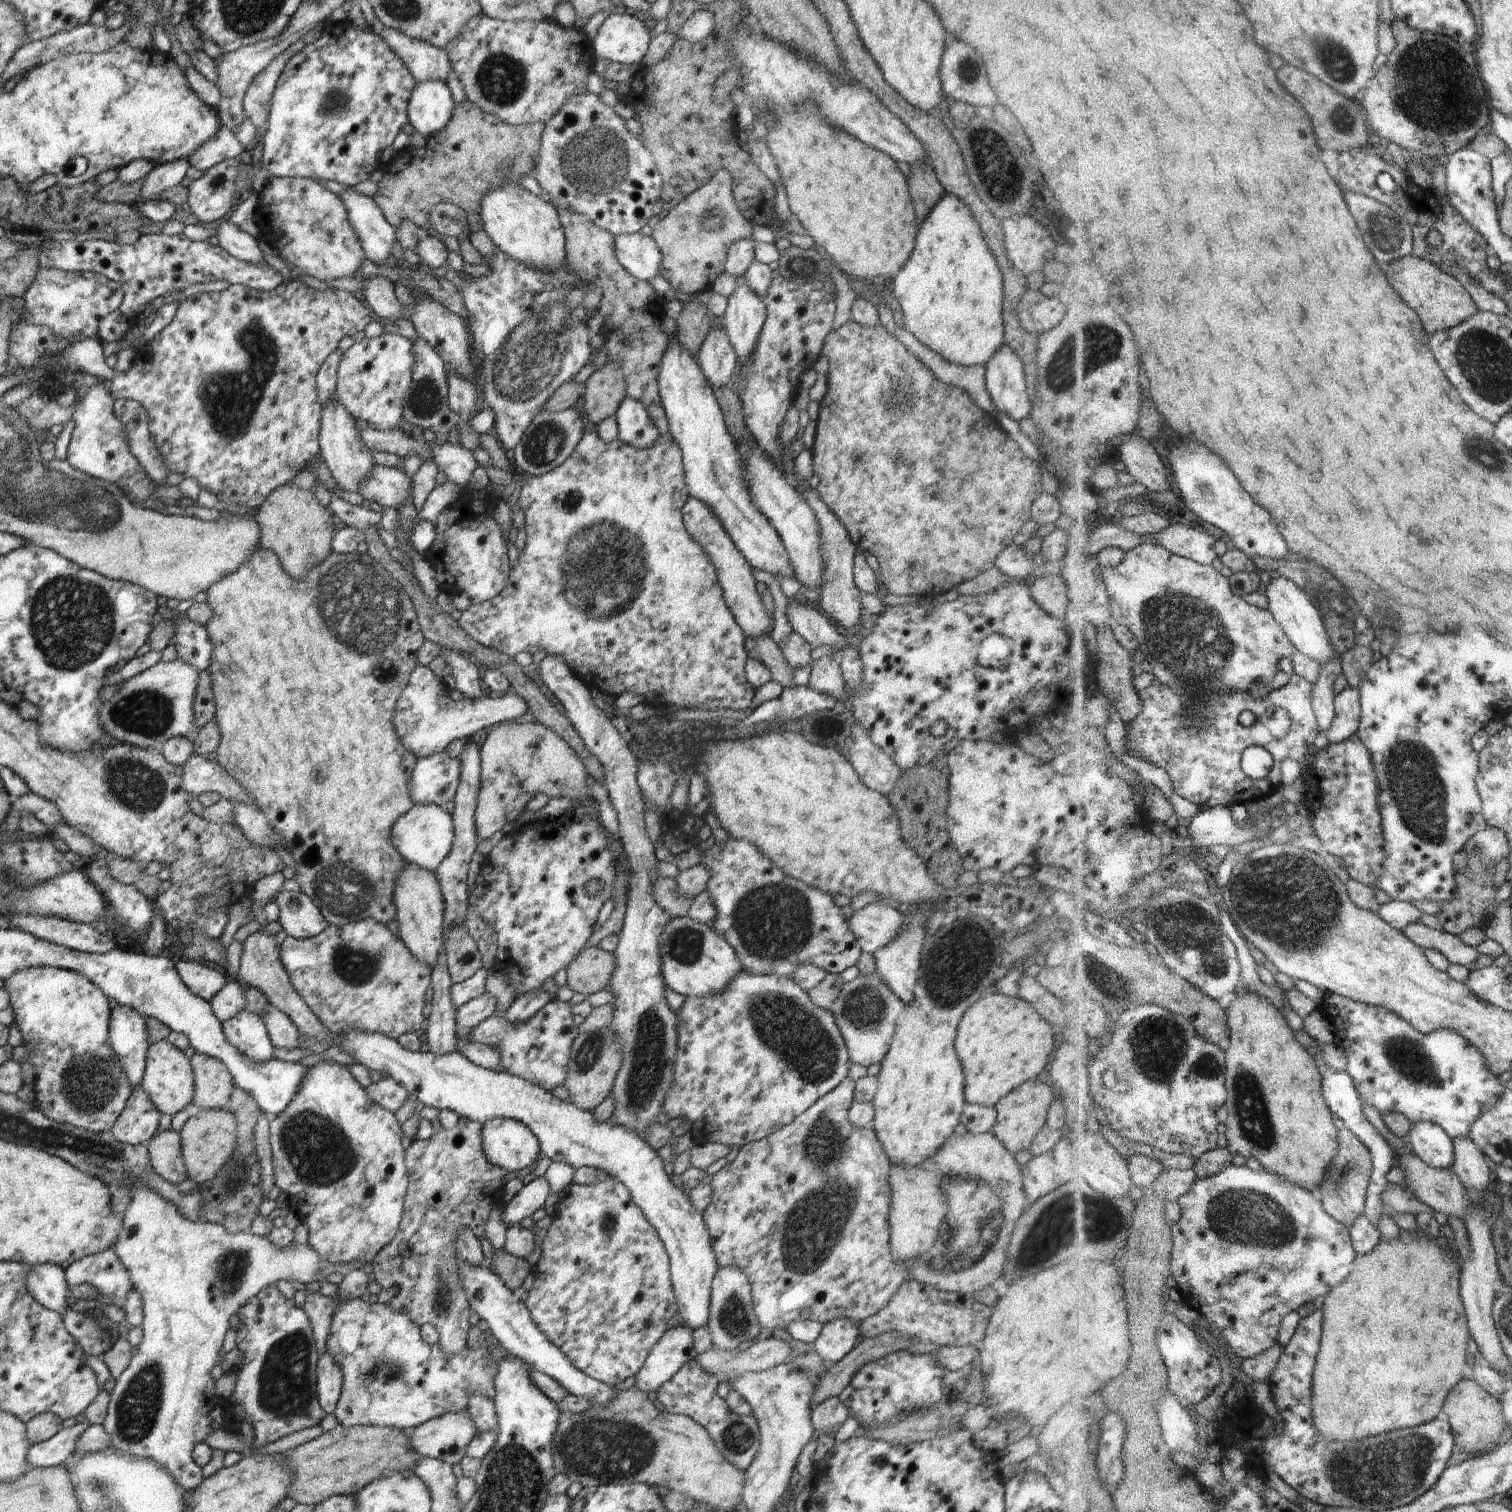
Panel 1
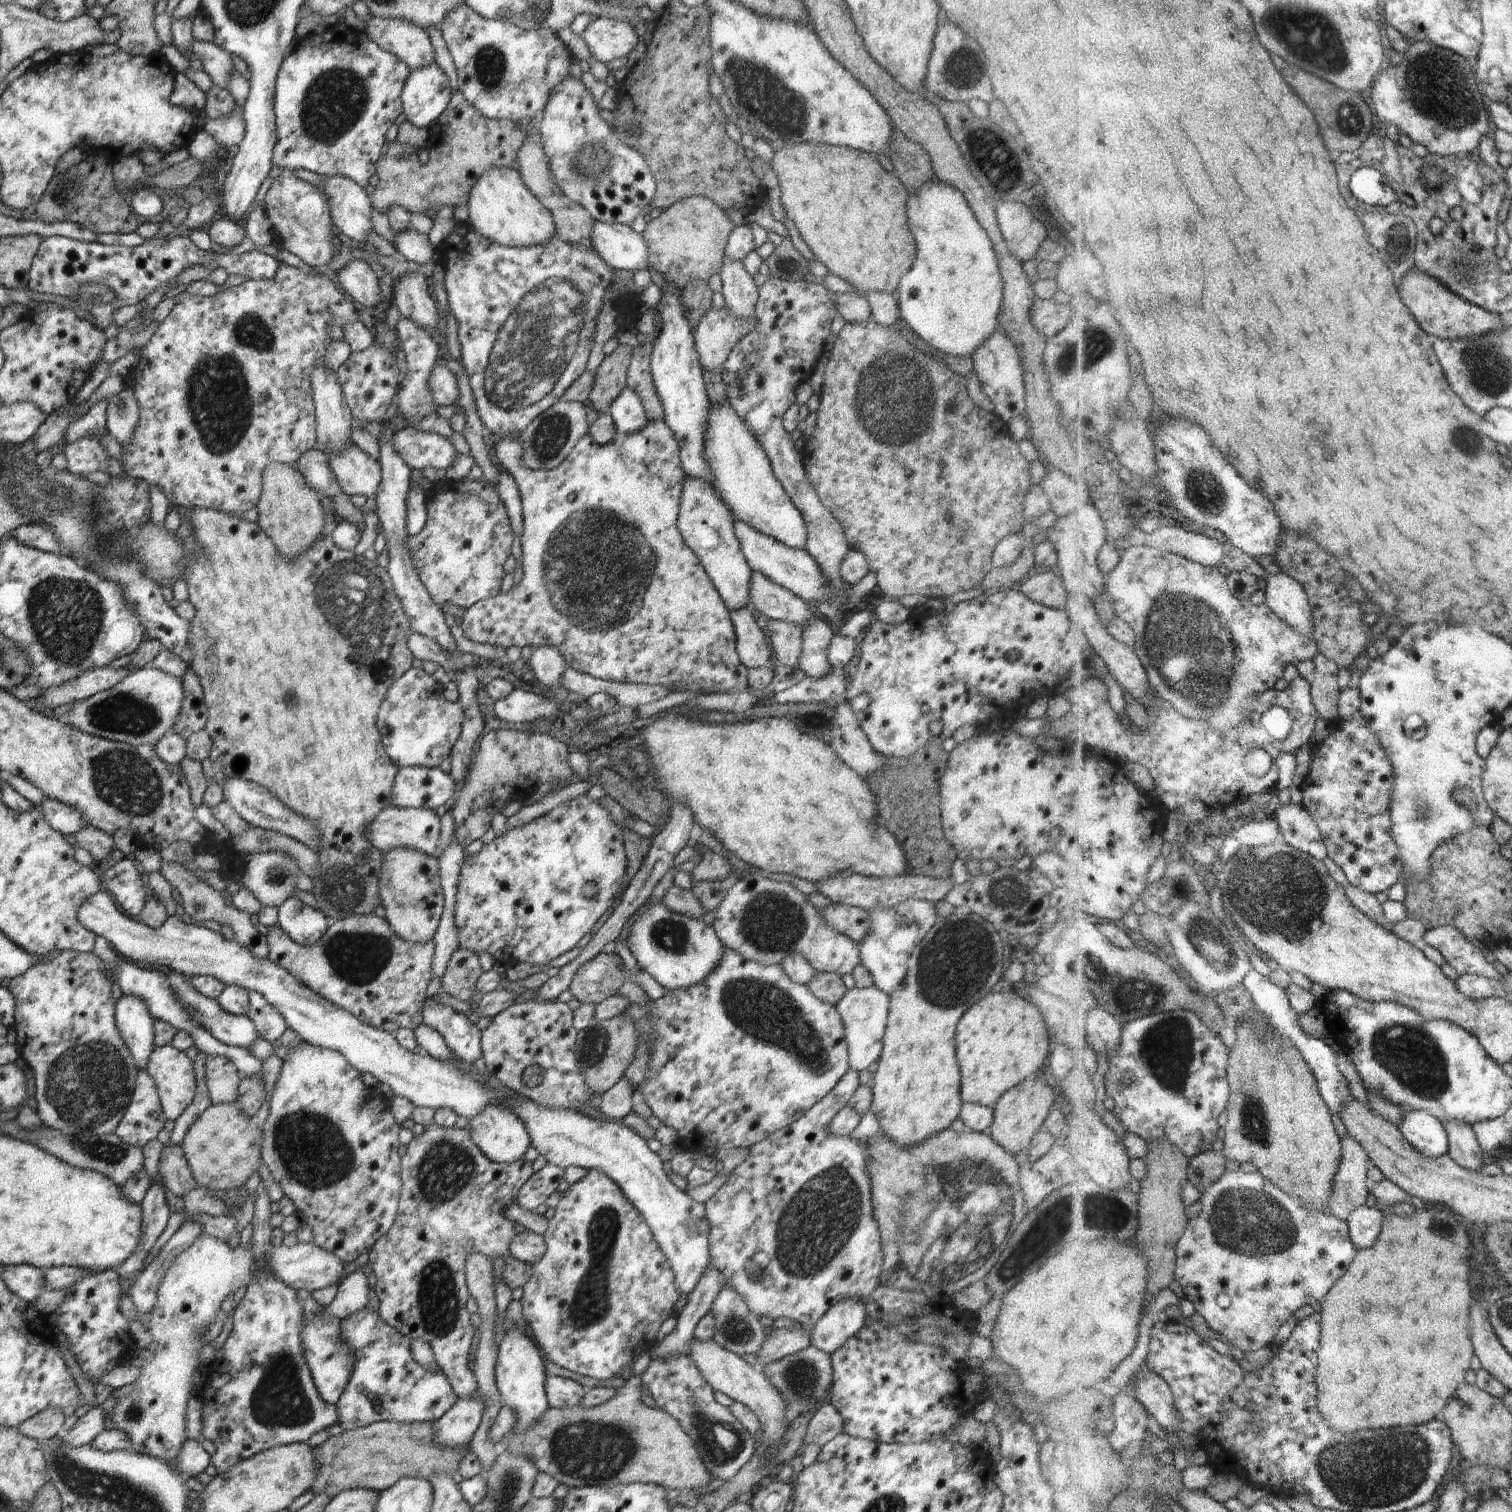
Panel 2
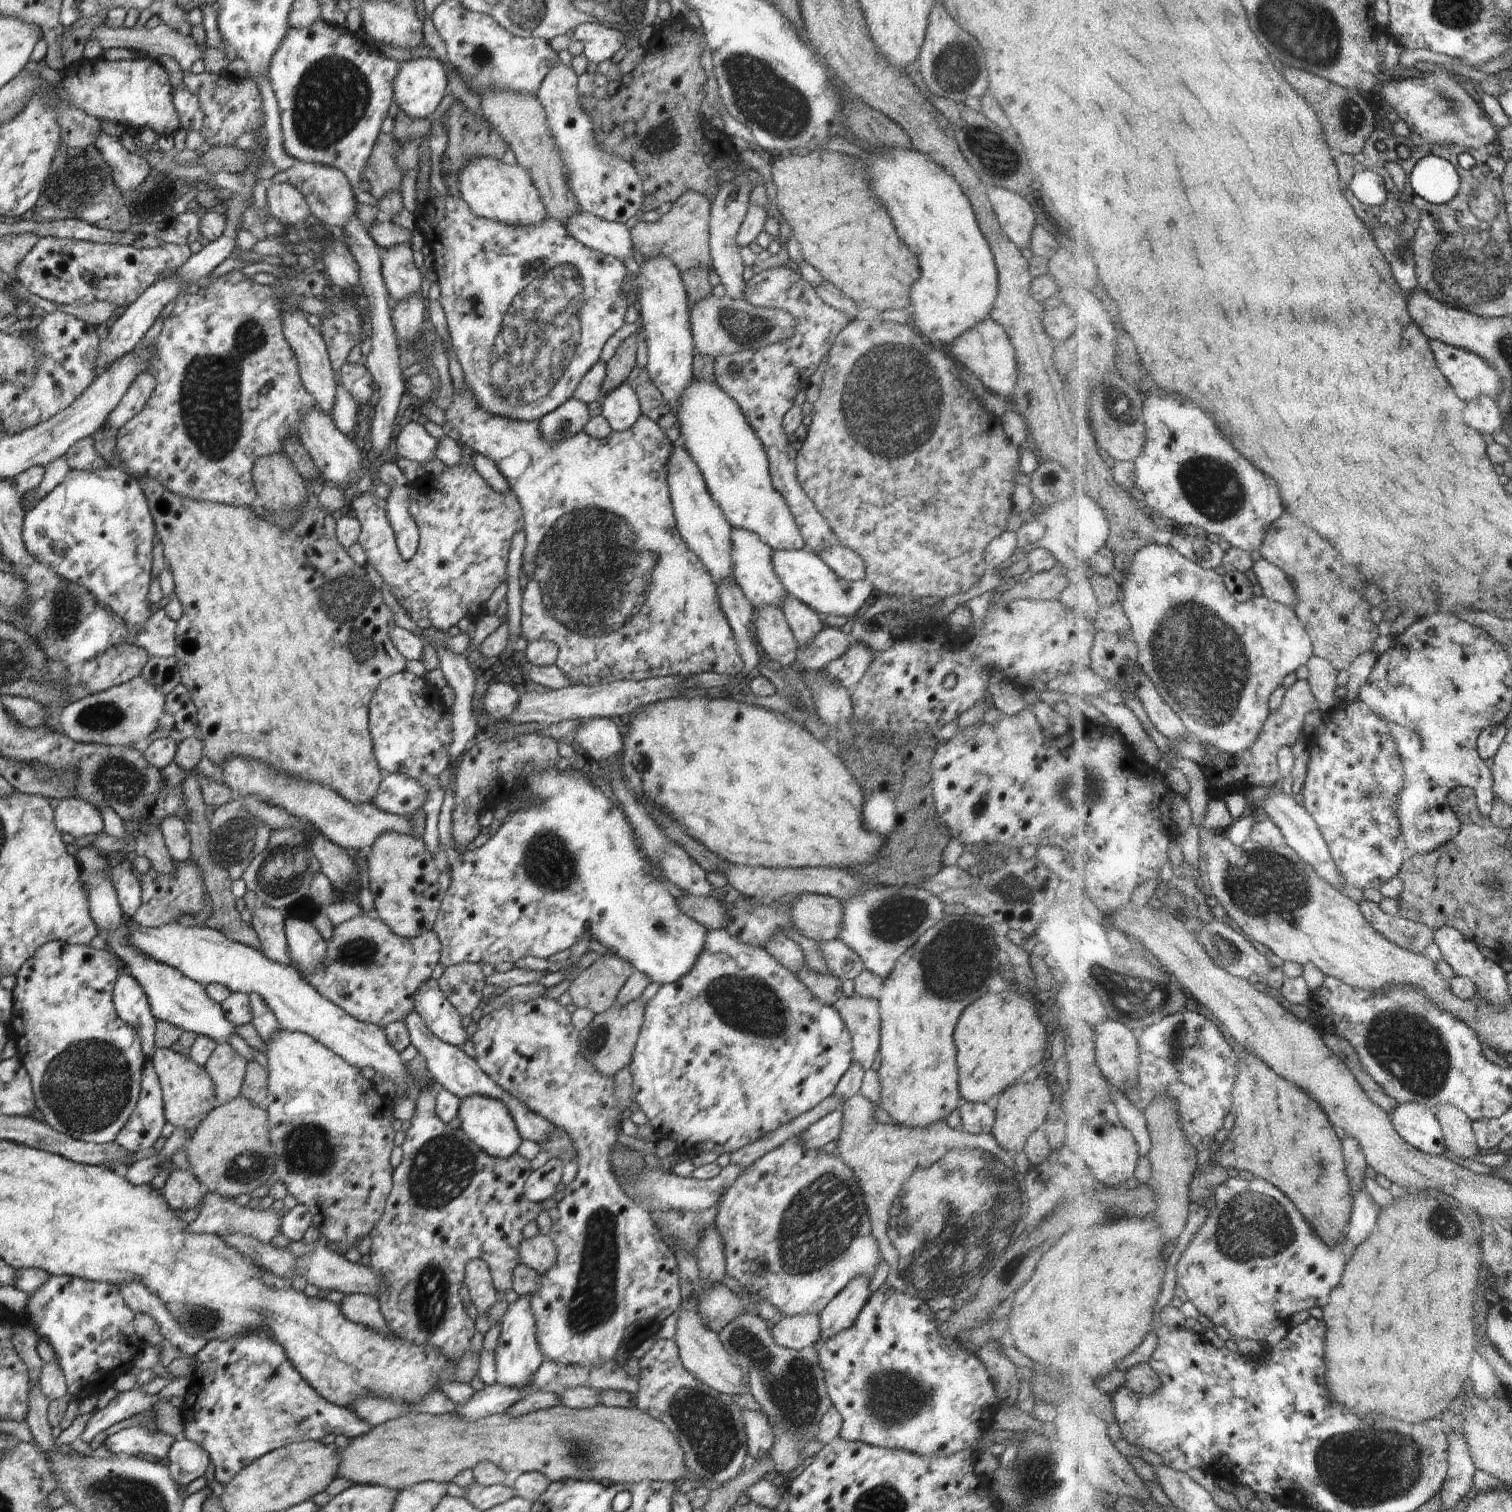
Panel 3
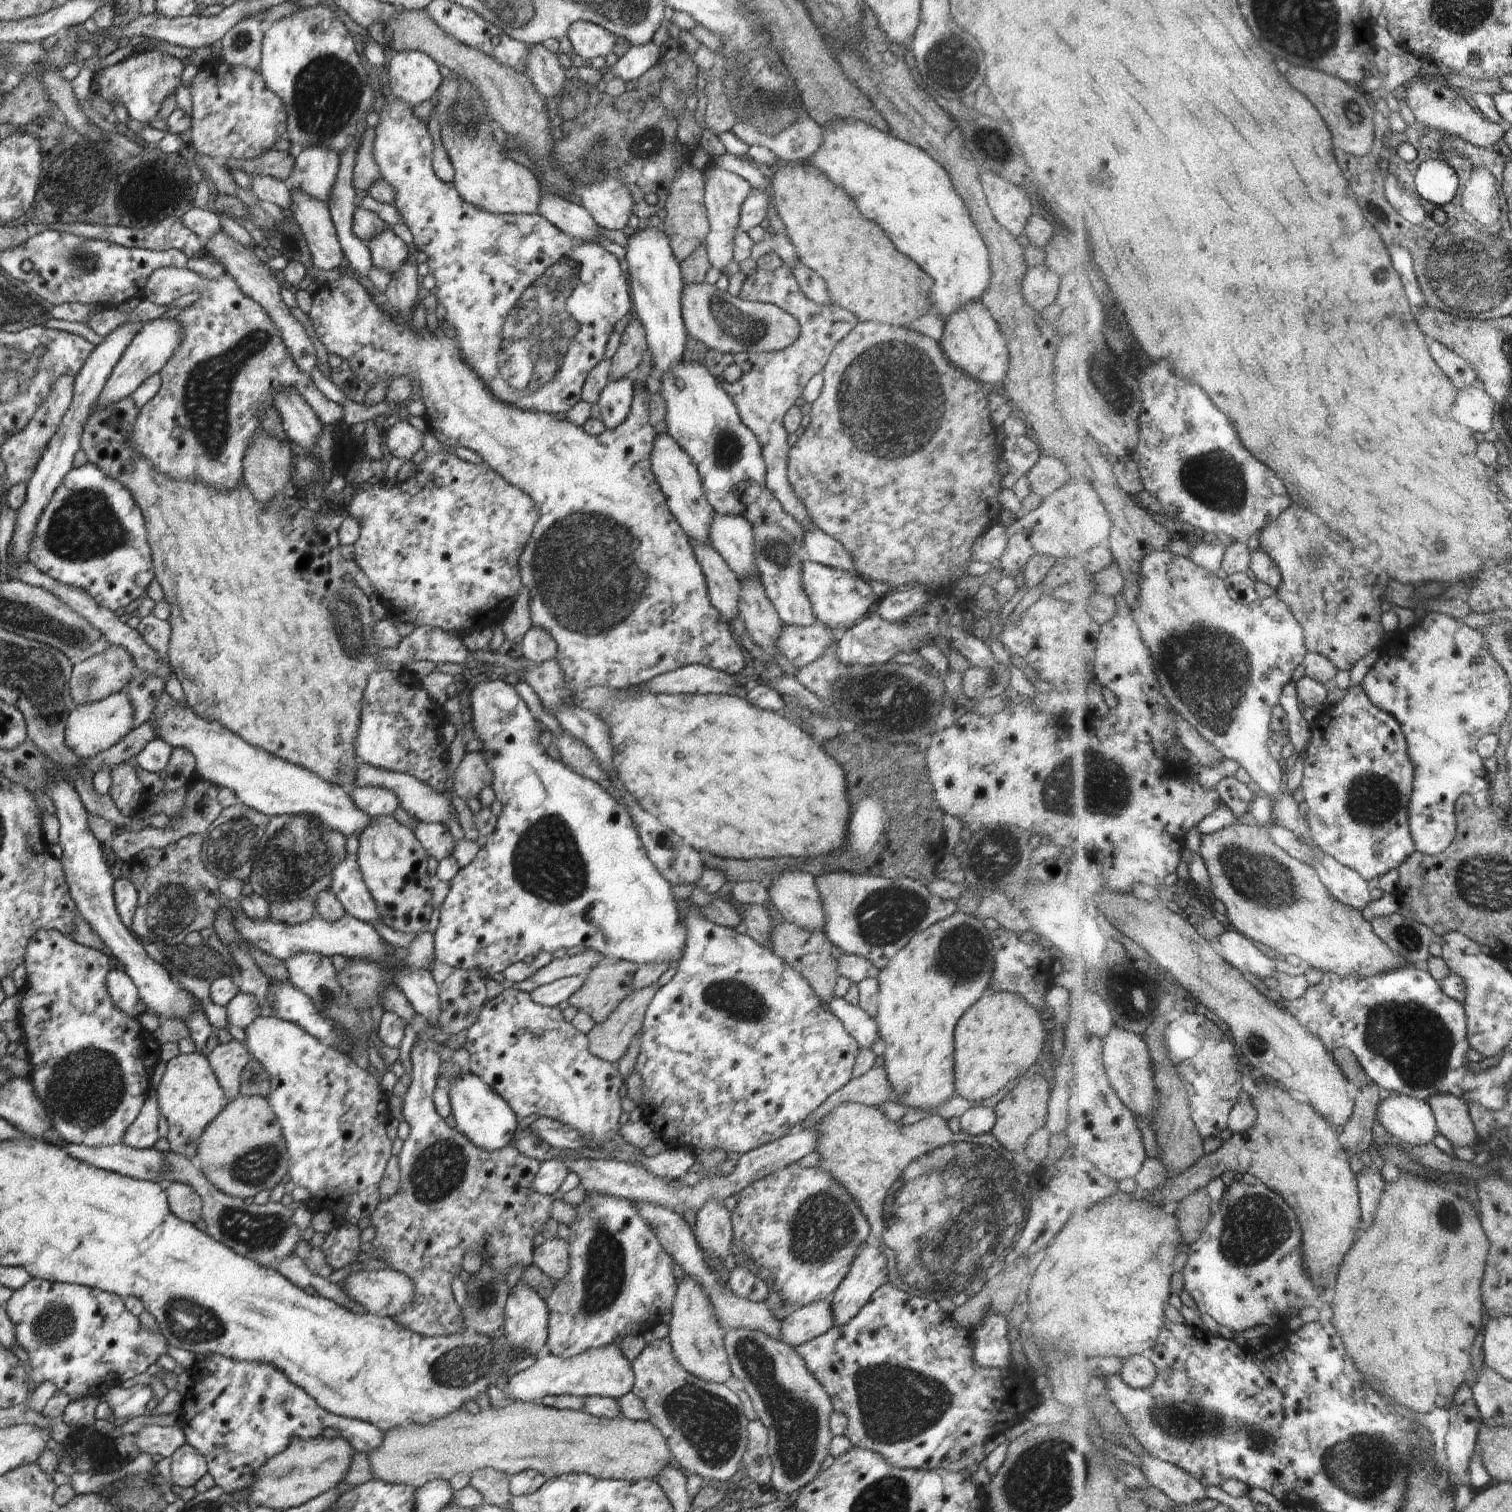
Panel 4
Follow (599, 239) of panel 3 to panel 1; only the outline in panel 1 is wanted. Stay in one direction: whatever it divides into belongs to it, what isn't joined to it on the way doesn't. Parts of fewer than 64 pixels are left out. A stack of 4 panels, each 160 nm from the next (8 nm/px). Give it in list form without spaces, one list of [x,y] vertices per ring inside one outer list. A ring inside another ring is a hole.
[[[638,231],[613,235],[613,241],[616,260],[632,276],[649,282],[651,278],[659,275],[663,256],[652,237]]]

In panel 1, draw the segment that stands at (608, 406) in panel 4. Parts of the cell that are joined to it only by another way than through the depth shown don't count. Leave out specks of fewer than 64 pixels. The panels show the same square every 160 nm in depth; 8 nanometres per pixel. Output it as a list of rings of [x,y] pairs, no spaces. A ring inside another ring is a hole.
[[[626,397],[615,414],[622,442],[643,449],[652,446],[661,435],[651,421],[644,405],[636,399]]]

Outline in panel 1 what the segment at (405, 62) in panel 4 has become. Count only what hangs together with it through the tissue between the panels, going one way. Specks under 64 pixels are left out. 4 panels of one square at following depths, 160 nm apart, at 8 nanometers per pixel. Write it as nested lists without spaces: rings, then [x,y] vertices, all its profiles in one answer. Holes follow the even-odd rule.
[[[428,79],[416,83],[408,101],[407,115],[415,130],[429,137],[448,124],[454,107],[446,82]]]

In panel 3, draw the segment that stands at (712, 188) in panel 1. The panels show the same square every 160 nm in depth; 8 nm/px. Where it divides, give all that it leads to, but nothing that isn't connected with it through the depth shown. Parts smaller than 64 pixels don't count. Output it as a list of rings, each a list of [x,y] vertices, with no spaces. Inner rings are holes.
[[[685,190],[673,203],[670,211],[663,214],[656,223],[638,222],[629,231],[633,248],[644,257],[654,258],[664,255],[678,267],[680,272],[706,267],[711,270],[711,256],[709,251],[709,220],[711,202],[699,192]]]

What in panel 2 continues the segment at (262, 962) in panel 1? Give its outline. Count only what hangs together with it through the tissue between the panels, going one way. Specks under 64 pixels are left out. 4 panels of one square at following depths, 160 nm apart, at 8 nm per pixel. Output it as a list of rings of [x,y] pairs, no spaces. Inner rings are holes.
[[[162,861],[160,873],[181,894],[182,908],[192,920],[216,920],[222,925],[229,926],[234,931],[236,941],[240,943],[240,946],[246,947],[255,957],[268,959],[268,941],[264,935],[258,933],[255,925],[250,921],[250,913],[239,911],[236,907],[230,905],[222,893],[216,892],[211,886],[199,880],[183,864]]]

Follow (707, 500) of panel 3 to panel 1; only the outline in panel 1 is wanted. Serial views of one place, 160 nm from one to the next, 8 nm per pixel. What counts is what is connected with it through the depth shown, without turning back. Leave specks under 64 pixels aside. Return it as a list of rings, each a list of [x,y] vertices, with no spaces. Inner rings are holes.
[[[690,496],[682,507],[682,516],[688,534],[702,546],[716,567],[717,581],[723,590],[723,599],[734,616],[736,624],[744,631],[746,637],[770,636],[774,628],[774,618],[770,612],[766,613],[766,608],[756,591],[757,581],[752,575],[751,568],[724,530],[720,519],[703,500]]]

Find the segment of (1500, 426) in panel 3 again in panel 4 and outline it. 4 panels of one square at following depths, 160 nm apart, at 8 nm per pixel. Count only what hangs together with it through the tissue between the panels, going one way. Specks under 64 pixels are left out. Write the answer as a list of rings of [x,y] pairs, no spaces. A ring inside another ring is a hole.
[[[1476,384],[1460,390],[1452,412],[1460,424],[1486,434],[1494,428],[1496,402],[1484,388],[1480,388],[1480,384]]]

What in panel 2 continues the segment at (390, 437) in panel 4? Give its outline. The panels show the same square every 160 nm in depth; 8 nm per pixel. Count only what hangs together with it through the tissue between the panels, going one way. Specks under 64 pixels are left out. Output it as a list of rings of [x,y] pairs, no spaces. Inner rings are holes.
[[[406,427],[391,439],[396,452],[411,469],[444,468],[452,466],[459,452],[443,435]]]

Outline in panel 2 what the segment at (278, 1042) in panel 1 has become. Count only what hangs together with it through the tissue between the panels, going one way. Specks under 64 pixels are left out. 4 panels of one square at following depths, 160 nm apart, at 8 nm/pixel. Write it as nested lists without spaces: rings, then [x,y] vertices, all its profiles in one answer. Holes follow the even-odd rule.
[[[249,991],[249,1002],[247,1017],[253,1020],[260,1037],[275,1044],[287,1029],[286,1021],[260,993]]]

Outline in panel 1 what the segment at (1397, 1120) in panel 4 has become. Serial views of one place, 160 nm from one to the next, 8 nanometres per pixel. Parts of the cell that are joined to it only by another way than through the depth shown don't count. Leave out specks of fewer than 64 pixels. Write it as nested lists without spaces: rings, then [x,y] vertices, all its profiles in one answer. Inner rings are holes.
[[[1414,1123],[1407,1142],[1410,1148],[1431,1167],[1452,1169],[1457,1159],[1455,1139],[1440,1123]]]

